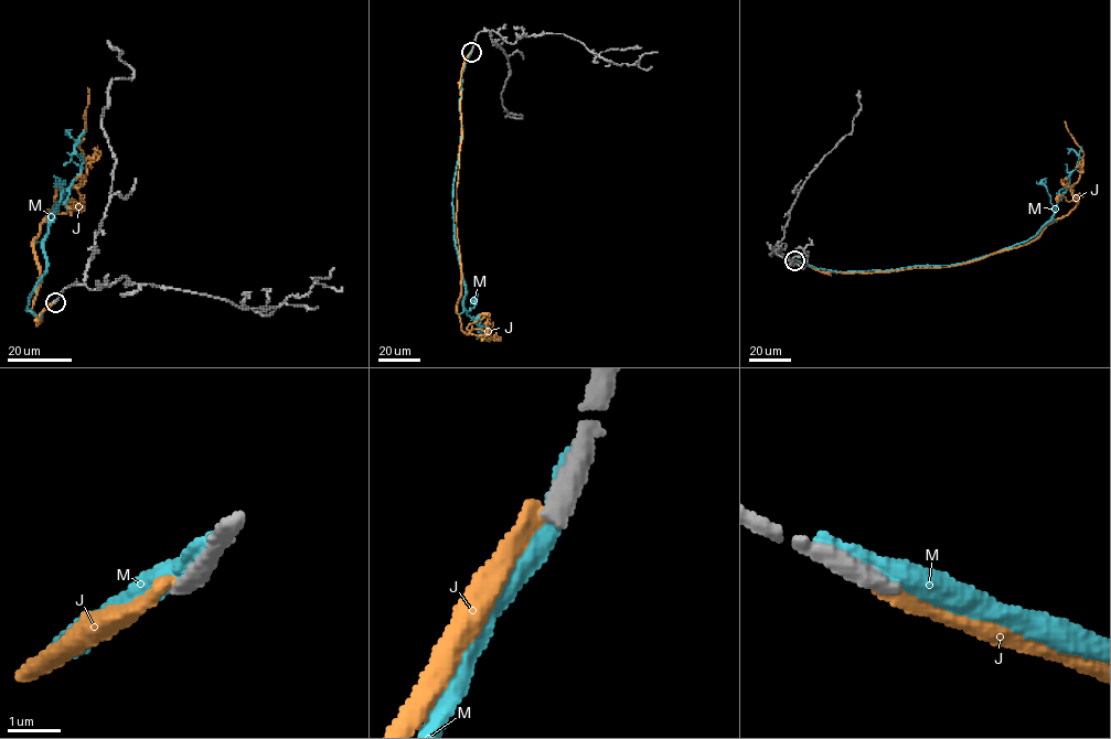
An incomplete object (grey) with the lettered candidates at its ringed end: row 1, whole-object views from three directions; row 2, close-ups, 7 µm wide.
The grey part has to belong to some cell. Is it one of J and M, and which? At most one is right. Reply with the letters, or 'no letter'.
no letter

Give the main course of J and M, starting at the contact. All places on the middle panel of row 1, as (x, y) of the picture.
J: (471, 51), (460, 84), (457, 312), (465, 333), (481, 329), (489, 341), (492, 322)
M: (472, 50), (462, 73), (452, 209), (463, 308), (488, 328), (484, 335), (478, 330), (482, 323)

